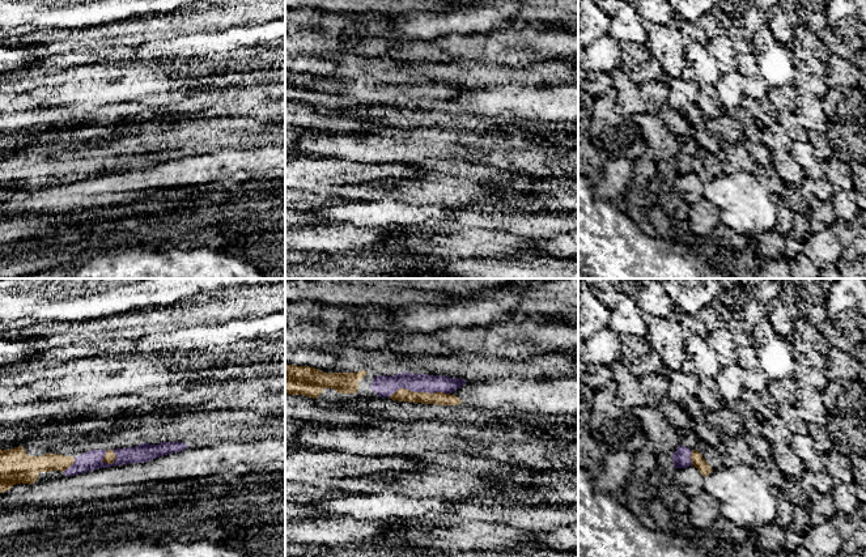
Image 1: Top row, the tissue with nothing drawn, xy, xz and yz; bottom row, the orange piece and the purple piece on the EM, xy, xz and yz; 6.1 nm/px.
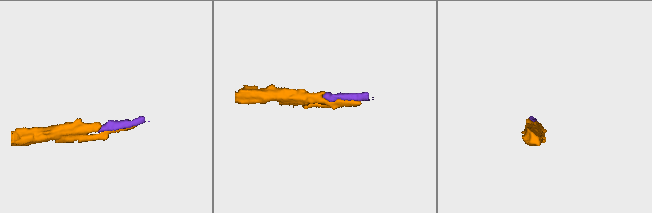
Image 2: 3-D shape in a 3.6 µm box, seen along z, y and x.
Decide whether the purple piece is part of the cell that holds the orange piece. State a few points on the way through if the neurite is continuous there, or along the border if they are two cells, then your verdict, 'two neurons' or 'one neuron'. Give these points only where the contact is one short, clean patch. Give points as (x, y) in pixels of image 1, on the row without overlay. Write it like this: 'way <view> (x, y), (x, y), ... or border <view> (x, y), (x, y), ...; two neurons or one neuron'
one neuron

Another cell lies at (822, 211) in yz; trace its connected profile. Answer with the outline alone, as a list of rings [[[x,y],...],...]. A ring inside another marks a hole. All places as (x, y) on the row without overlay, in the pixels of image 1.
[[[805,194],[805,200],[810,207],[811,234],[823,233],[837,220],[829,201],[822,201],[811,194]]]

